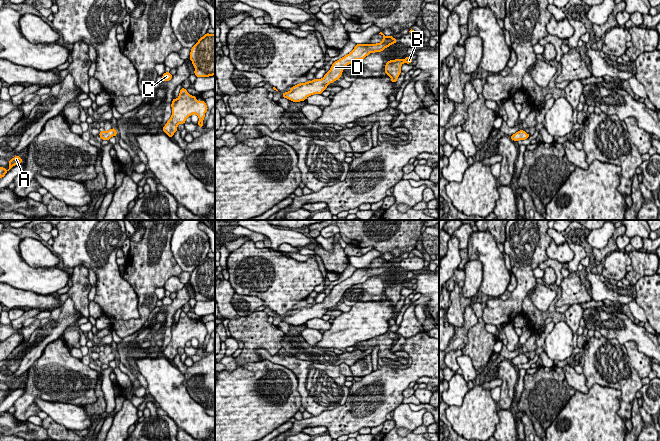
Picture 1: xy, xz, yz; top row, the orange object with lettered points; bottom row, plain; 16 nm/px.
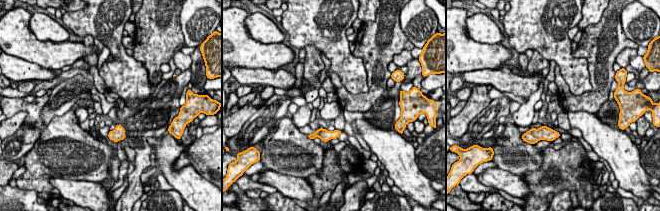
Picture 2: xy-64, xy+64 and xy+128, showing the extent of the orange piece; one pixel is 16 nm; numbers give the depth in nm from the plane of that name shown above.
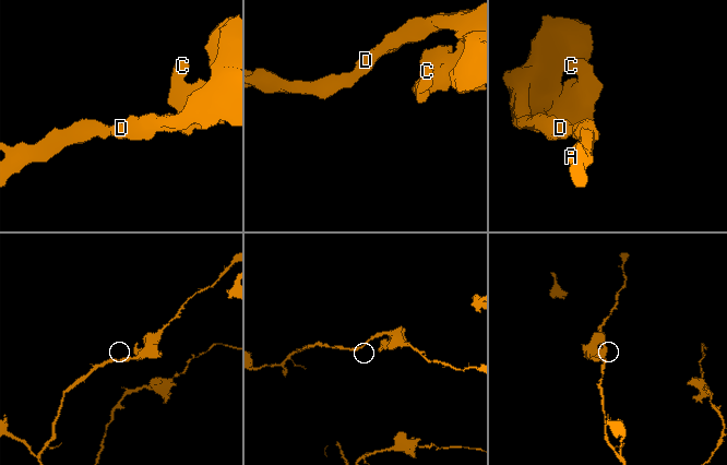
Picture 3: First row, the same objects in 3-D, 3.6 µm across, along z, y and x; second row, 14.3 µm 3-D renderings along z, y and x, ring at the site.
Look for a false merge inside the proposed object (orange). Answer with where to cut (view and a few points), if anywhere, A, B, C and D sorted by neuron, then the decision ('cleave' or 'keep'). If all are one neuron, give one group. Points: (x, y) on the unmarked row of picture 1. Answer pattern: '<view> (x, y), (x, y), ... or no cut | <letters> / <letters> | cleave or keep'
no cut | A B C D | keep

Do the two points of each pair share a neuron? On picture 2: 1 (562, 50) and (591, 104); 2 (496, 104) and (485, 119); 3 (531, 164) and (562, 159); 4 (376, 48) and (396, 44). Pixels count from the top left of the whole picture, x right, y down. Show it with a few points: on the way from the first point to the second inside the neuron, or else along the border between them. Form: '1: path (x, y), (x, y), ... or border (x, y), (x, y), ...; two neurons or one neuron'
1: border (587, 69), (591, 88), (580, 95); two neurons
2: path (496, 108), (489, 115); one neuron
3: border (542, 150), (542, 164), (522, 176); two neurons
4: path (381, 45), (391, 44); one neuron

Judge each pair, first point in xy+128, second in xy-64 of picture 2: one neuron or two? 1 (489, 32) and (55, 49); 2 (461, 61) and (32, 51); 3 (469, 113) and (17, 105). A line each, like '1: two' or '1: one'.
1: two
2: one
3: two

